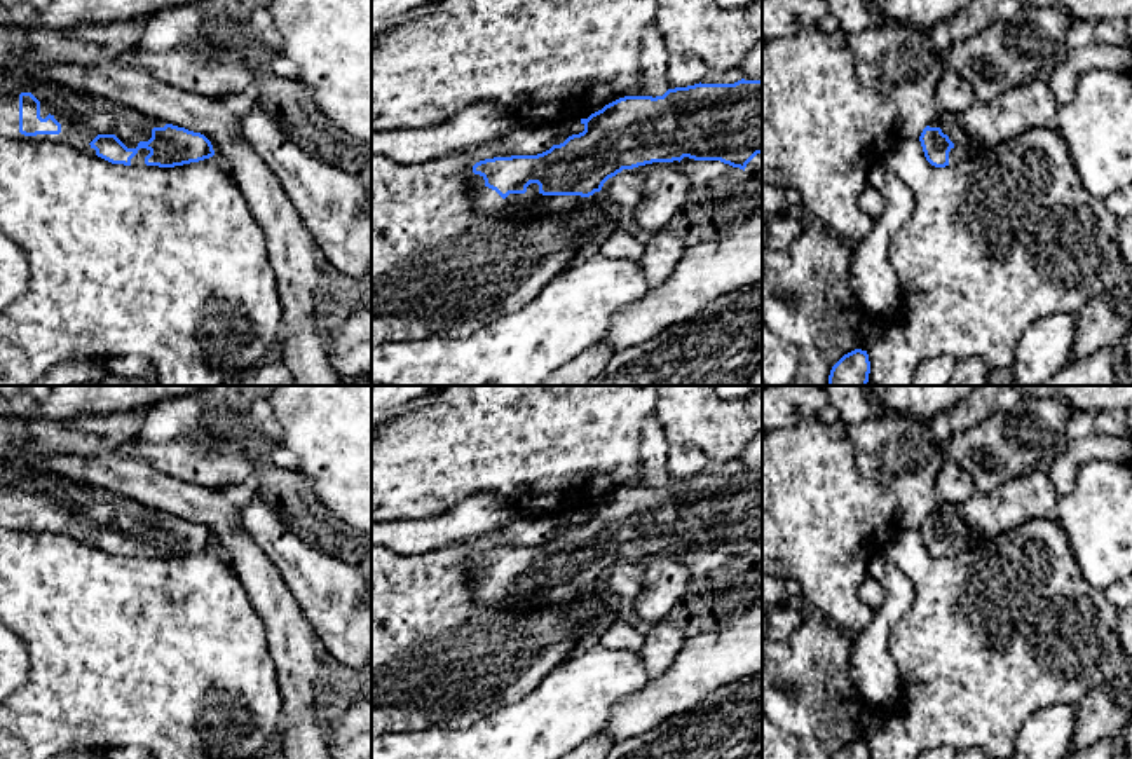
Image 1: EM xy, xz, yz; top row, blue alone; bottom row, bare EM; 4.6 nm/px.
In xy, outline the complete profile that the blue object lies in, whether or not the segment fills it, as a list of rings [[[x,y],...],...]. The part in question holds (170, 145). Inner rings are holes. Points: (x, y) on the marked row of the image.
[[[0,66],[0,136],[56,141],[112,164],[174,168],[215,155],[201,134],[103,96],[38,84]]]

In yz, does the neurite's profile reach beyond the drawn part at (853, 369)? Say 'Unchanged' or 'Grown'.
Unchanged

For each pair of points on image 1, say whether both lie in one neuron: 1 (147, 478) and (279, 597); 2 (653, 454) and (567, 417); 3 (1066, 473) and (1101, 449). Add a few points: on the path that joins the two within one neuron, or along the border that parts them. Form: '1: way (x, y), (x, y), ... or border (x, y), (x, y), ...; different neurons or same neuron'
1: way (182, 499), (197, 505), (238, 545), (250, 562); same neuron
2: border (651, 414), (641, 428), (639, 458), (644, 485); different neurons
3: way (1071, 463), (1084, 451), (1091, 449); same neuron

